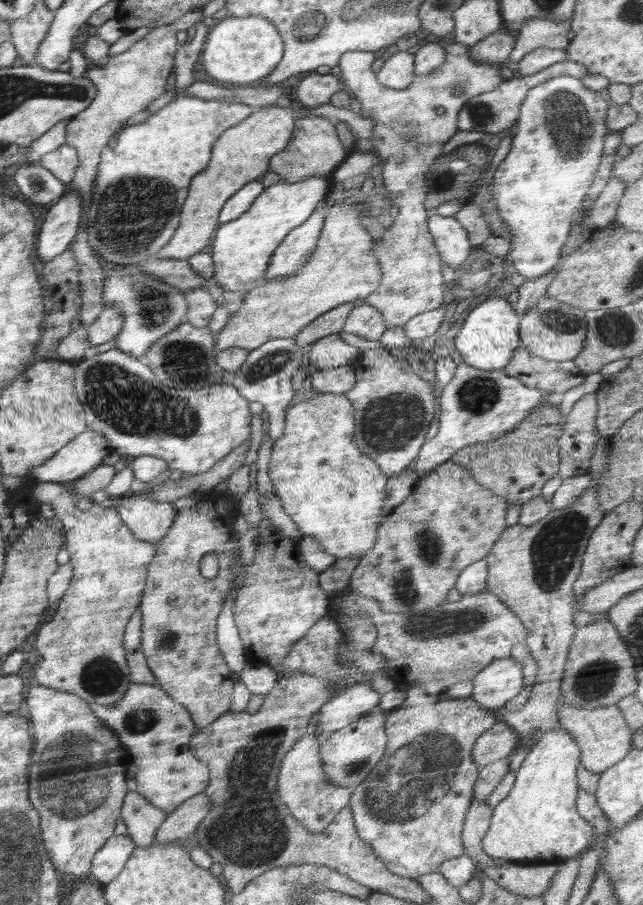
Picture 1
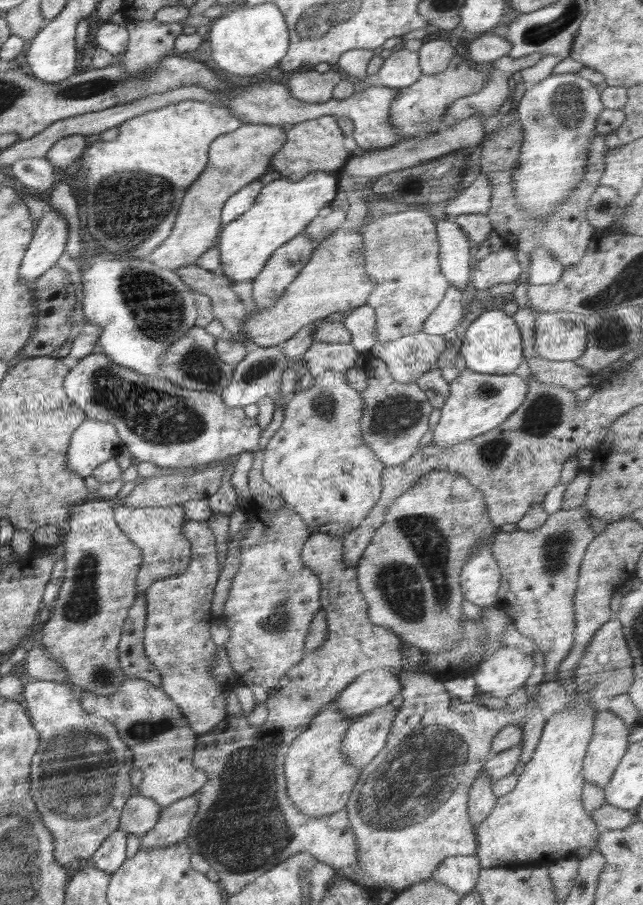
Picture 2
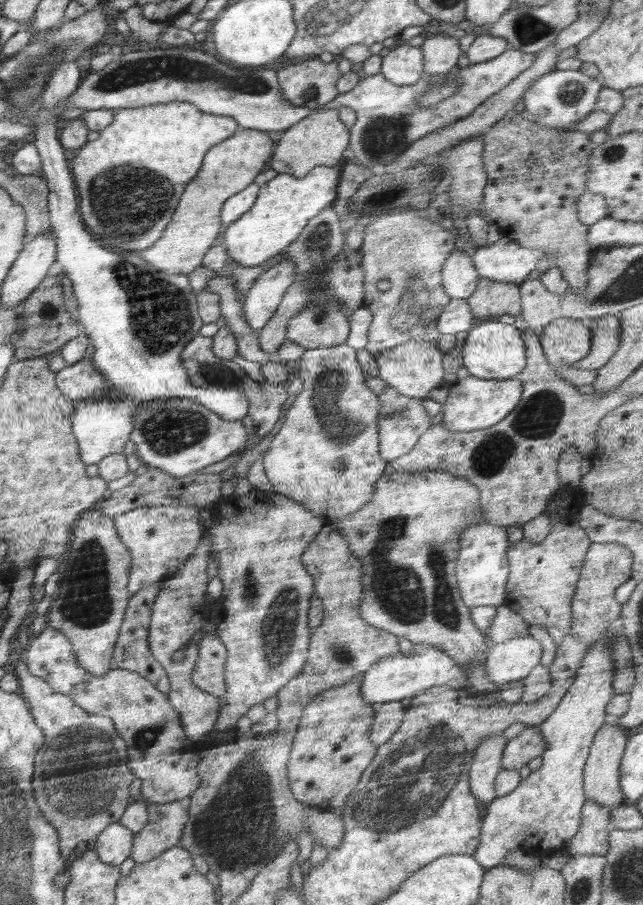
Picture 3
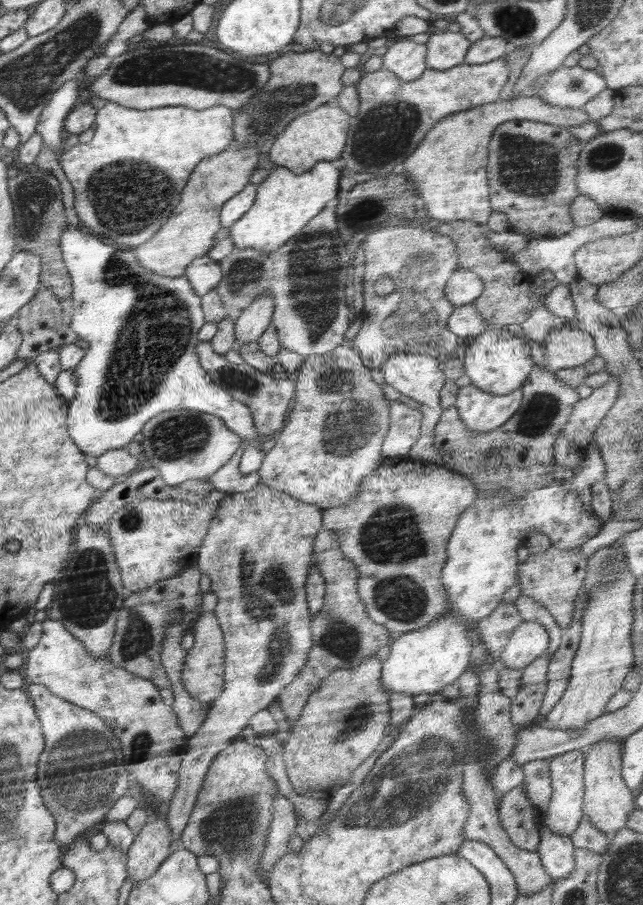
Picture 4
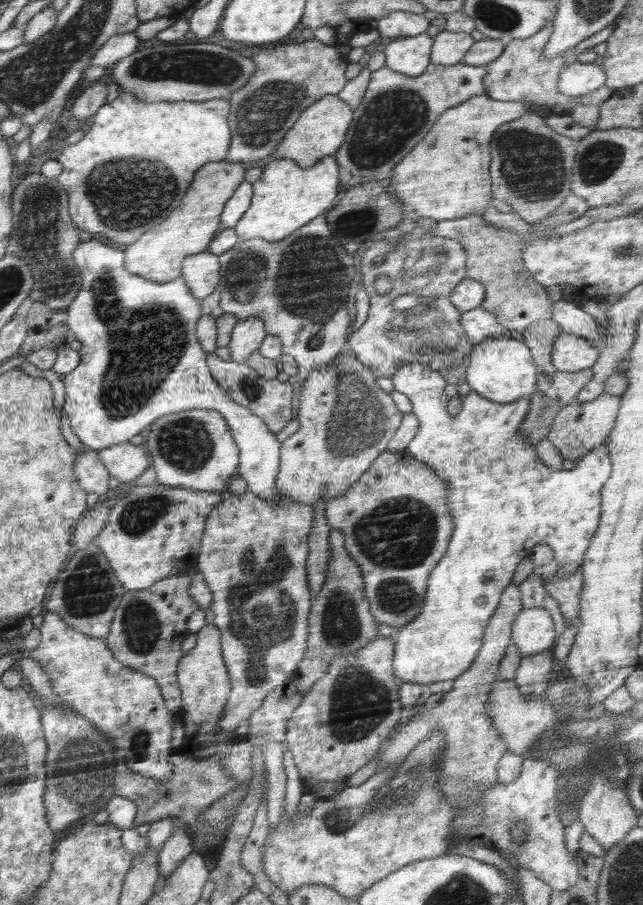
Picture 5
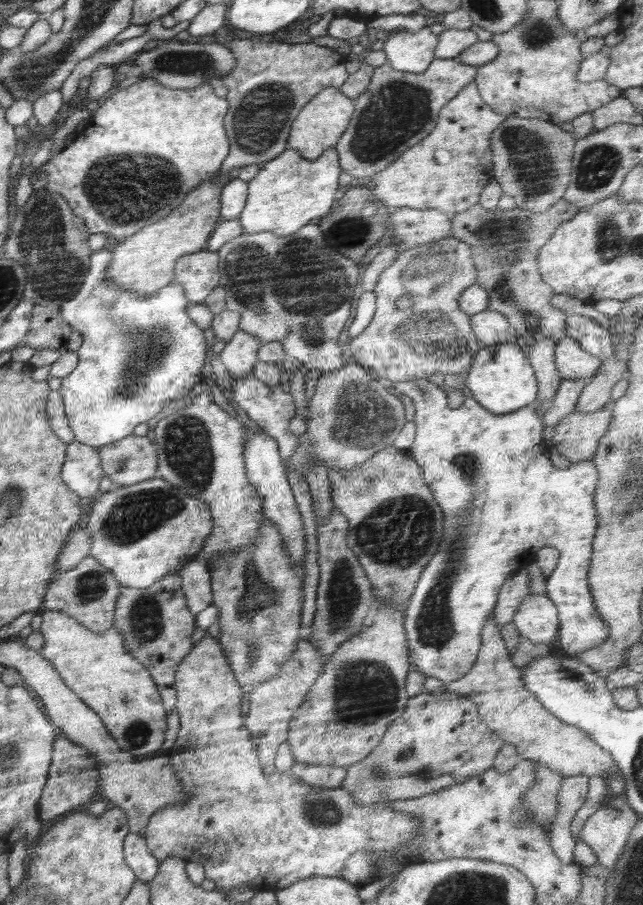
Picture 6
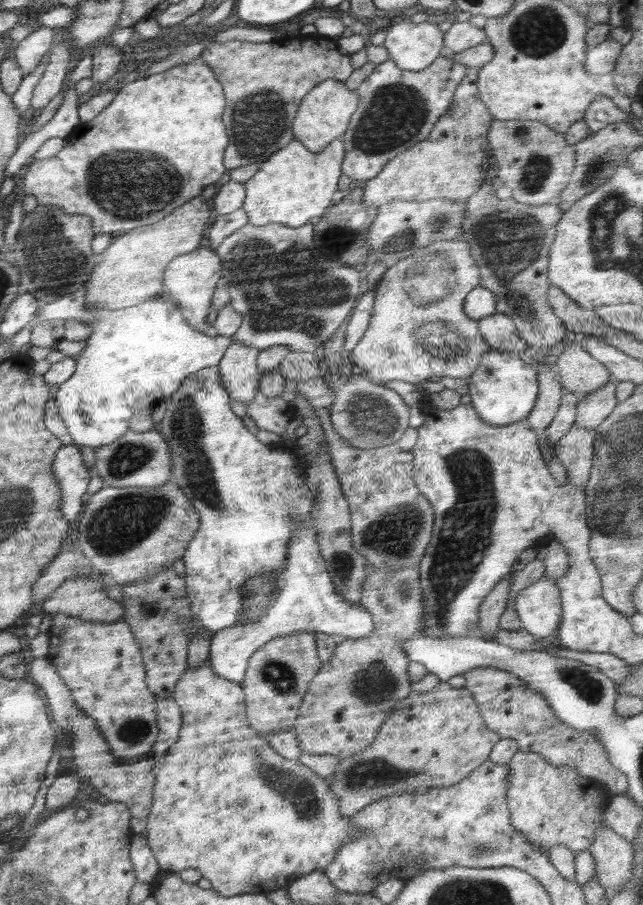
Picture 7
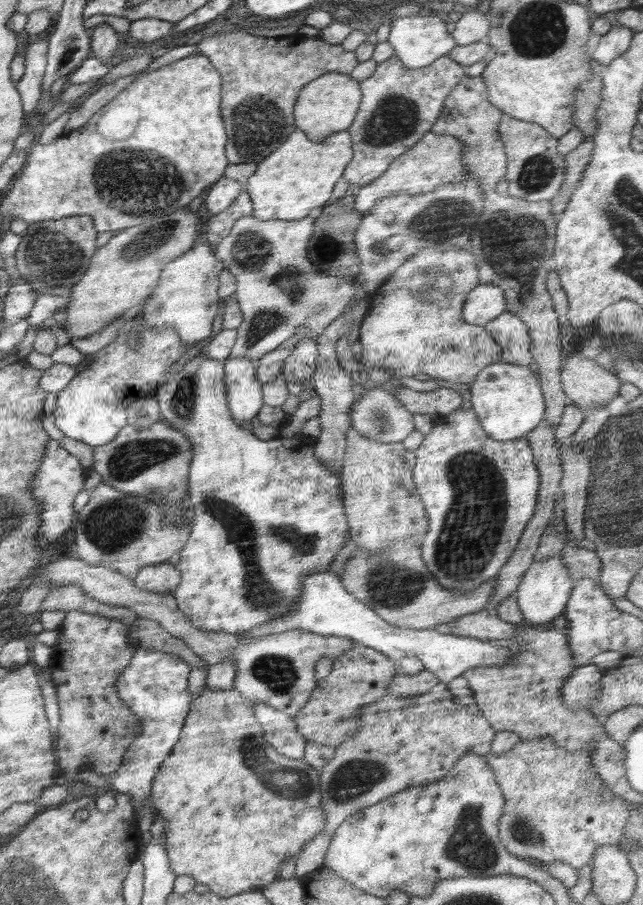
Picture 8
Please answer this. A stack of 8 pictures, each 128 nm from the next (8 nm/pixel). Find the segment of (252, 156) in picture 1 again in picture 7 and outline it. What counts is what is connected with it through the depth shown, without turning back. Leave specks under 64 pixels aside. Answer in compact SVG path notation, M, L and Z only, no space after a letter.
M202 195L195 196L162 220L113 237L112 244L98 255L98 263L84 284L86 306L118 310L142 304L163 290L163 274L170 261L200 247L210 208Z

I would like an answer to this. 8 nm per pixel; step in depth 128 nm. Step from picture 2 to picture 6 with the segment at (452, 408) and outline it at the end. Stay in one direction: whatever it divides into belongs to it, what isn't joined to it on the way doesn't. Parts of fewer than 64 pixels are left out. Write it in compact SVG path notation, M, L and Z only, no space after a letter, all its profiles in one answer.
M427 378L395 382L393 383L392 391L397 394L409 396L414 403L415 416L413 421L417 426L417 431L413 443L408 449L421 468L423 481L434 492L436 502L444 510L444 534L442 534L438 552L434 554L434 560L430 560L430 563L422 571L422 575L420 575L420 579L416 583L414 595L410 597L404 618L409 656L413 658L411 664L417 668L418 672L425 674L427 677L437 678L445 684L450 684L462 678L476 662L477 654L481 647L482 629L486 625L488 615L495 609L498 595L500 595L500 590L504 582L519 571L525 570L528 556L534 556L534 553L538 552L538 550L548 546L554 547L560 554L555 572L552 578L548 580L547 589L549 593L547 596L557 606L560 627L556 638L560 641L562 650L565 650L569 655L575 656L576 653L584 652L585 650L601 645L605 641L605 638L609 637L610 629L604 625L604 621L600 619L600 615L598 615L598 611L595 609L592 591L590 591L590 581L588 581L591 564L590 558L592 558L592 543L594 542L593 538L595 537L598 526L594 493L598 484L599 474L593 458L584 462L571 463L567 469L554 467L548 456L542 452L542 448L538 447L543 440L543 422L535 411L534 402L515 410L513 413L494 414L484 409L474 397L471 397L466 398L458 408L451 409L447 403L447 392L442 391L438 385L428 381Z

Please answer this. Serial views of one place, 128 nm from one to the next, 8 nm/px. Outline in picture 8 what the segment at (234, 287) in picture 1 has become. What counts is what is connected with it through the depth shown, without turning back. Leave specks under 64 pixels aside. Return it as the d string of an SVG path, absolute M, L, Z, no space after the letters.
M296 128L286 142L259 161L257 169L243 181L254 209L251 214L262 221L292 221L308 216L312 210L324 208L352 157L352 138L347 130L338 130L322 142L314 143Z

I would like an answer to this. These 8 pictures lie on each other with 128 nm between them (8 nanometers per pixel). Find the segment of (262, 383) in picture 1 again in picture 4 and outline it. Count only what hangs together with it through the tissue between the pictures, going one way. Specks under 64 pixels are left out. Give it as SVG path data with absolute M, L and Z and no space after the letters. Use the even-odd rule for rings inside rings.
M74 78L58 90L38 124L36 134L42 137L43 145L50 147L57 155L58 146L62 144L60 132L62 124L65 124L64 118L69 117L68 112L72 111L76 100L78 100L78 79ZM68 225L60 235L62 260L71 276L72 306L70 328L78 339L89 344L85 356L75 366L78 379L77 393L68 402L69 431L83 451L90 456L122 449L142 430L146 421L157 414L174 410L174 408L207 412L222 418L226 428L234 431L242 440L243 453L238 469L242 474L260 470L264 453L259 445L265 439L256 432L250 409L238 400L234 400L228 390L217 386L208 378L198 362L196 345L199 343L198 333L205 323L201 309L201 297L192 288L187 276L170 278L152 273L141 263L133 250L116 252L108 244L100 244L90 232Z

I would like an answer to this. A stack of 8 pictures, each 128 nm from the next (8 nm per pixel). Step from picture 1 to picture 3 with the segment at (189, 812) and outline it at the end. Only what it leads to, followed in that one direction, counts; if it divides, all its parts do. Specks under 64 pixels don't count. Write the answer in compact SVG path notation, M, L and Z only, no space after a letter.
M136 778L132 786L132 800L148 804L148 824L135 834L131 858L136 865L156 858L161 852L179 844L189 817L186 801L156 804L141 796L142 779Z

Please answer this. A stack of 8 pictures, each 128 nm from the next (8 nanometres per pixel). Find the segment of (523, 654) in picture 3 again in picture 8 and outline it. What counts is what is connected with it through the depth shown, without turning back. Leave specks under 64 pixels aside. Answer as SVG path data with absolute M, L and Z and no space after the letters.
M559 555L540 560L539 563L532 562L528 571L522 575L516 591L516 601L522 612L524 623L527 625L547 625L561 622L566 603L570 600L574 588L576 588L576 583L570 580L568 569L562 563L562 557Z

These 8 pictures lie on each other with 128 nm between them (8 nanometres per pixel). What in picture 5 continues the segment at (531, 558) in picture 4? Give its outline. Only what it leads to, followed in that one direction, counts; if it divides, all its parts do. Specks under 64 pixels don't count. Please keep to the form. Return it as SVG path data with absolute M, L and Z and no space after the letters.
M582 568L578 572L572 573L570 578L560 580L560 578L550 578L544 581L544 587L562 611L564 619L576 619L579 617L579 602L582 591Z

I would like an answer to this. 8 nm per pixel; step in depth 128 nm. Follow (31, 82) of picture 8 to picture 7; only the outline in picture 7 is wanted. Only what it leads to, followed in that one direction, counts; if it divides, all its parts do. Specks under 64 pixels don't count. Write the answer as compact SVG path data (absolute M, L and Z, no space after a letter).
M37 26L36 30L23 38L12 51L10 56L19 64L24 75L34 72L34 68L50 48L53 35L50 27Z

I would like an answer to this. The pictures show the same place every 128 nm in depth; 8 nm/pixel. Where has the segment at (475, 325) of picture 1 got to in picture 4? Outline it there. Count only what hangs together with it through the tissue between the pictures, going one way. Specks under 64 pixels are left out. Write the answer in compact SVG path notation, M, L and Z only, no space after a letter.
M490 328L469 340L465 374L470 377L471 384L478 389L500 396L521 388L534 364L530 347L523 338L516 337L506 328Z

